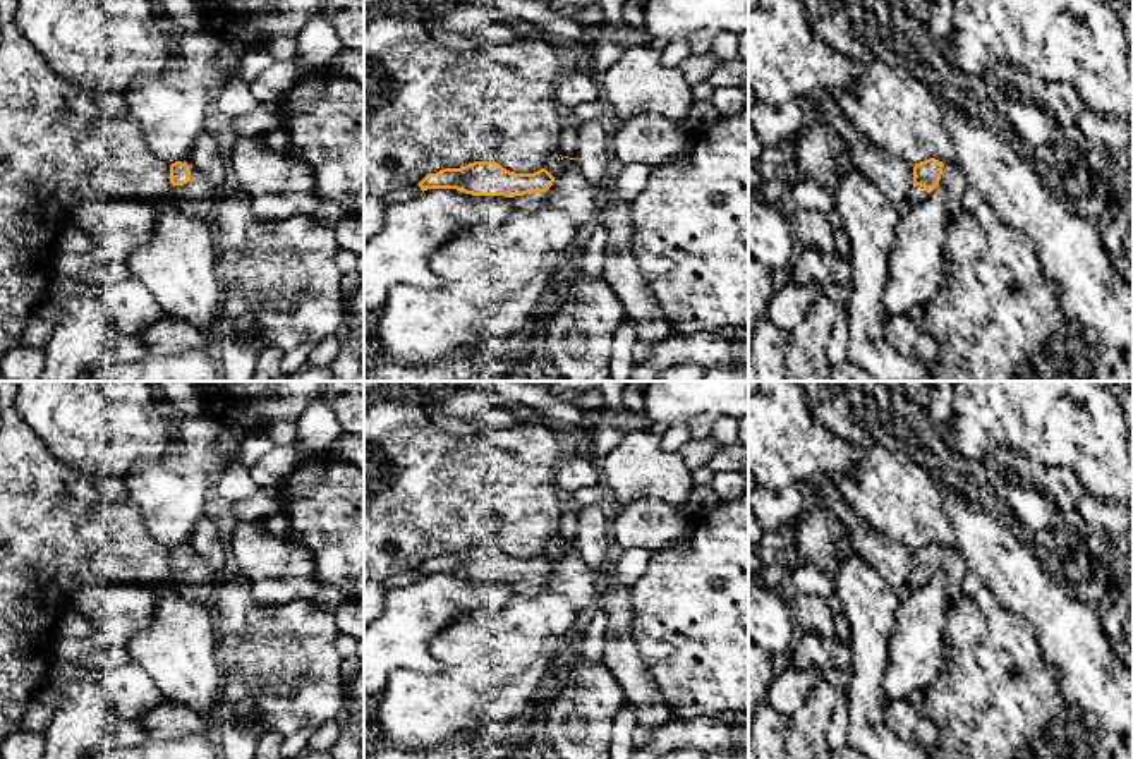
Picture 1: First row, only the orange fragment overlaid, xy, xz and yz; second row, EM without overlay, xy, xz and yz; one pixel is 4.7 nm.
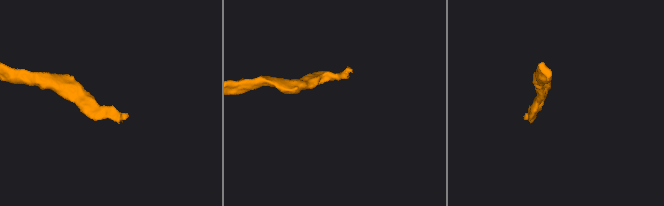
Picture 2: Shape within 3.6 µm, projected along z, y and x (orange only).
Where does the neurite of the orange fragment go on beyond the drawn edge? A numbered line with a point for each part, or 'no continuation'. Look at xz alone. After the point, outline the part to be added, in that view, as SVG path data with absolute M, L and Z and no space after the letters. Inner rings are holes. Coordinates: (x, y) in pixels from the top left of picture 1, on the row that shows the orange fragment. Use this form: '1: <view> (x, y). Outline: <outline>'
1: xz (531, 201). Outline: M529 192L517 199L517 208L522 211L536 211L542 206L548 206L546 192Z

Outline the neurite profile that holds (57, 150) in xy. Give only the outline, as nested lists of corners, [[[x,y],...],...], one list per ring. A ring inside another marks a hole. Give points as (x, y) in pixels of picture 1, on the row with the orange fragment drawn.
[[[0,0],[0,361],[22,343],[27,319],[52,295],[60,232],[72,211],[108,196],[167,199],[170,165],[156,156],[130,115],[106,117],[94,94],[58,76],[15,26],[17,0]]]

